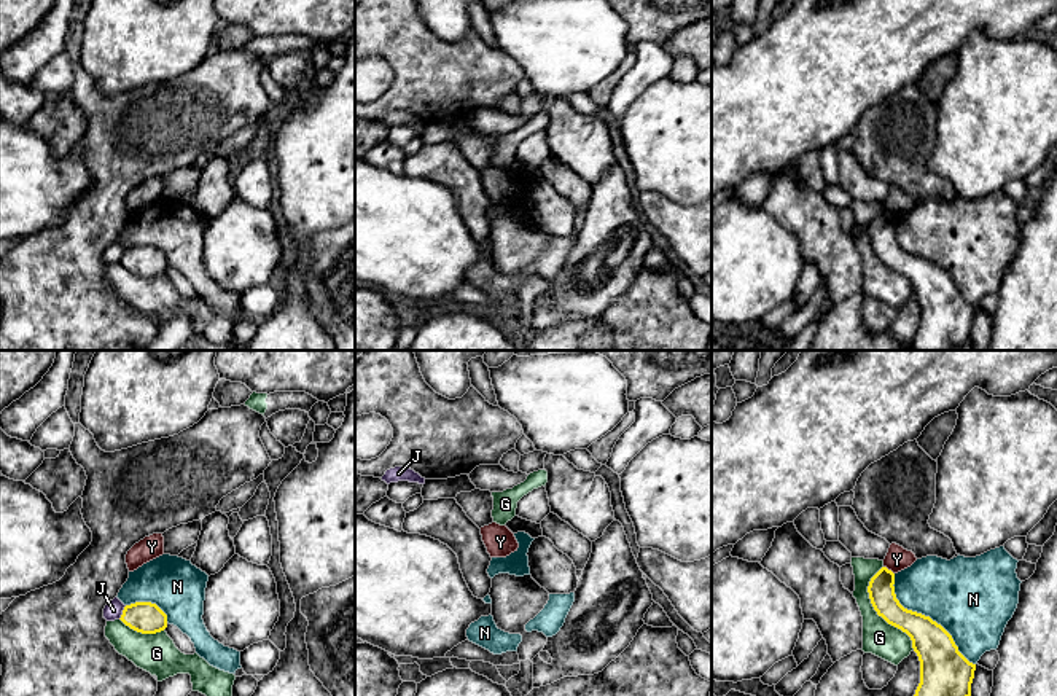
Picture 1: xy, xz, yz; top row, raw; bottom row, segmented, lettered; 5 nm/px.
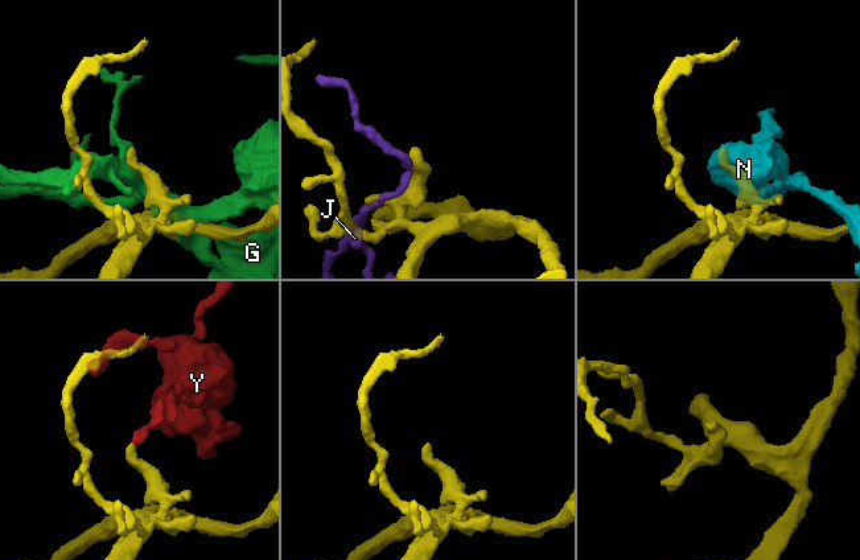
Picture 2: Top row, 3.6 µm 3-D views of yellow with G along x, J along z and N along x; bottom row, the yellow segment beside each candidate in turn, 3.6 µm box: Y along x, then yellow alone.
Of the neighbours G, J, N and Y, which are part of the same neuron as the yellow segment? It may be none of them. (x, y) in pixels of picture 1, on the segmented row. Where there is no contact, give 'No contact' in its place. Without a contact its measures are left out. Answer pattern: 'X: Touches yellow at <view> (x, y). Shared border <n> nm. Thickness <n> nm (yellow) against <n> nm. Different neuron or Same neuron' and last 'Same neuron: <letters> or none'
G: Touches yellow at yz (876, 610). Shared border 460 nm. Thickness 140 nm (yellow) against 170 nm. Different neuron
J: Touches yellow at xy (123, 612). Shared border 80 nm. Thickness 160 nm (yellow) against 90 nm. Different neuron
N: Touches yellow at yz (927, 617). Shared border 600 nm. Thickness 220 nm (yellow) against 420 nm. Different neuron
Y: Touches yellow at yz (887, 569). Shared border 70 nm. Thickness 130 nm (yellow) against 120 nm. Different neuron
Same neuron: none

